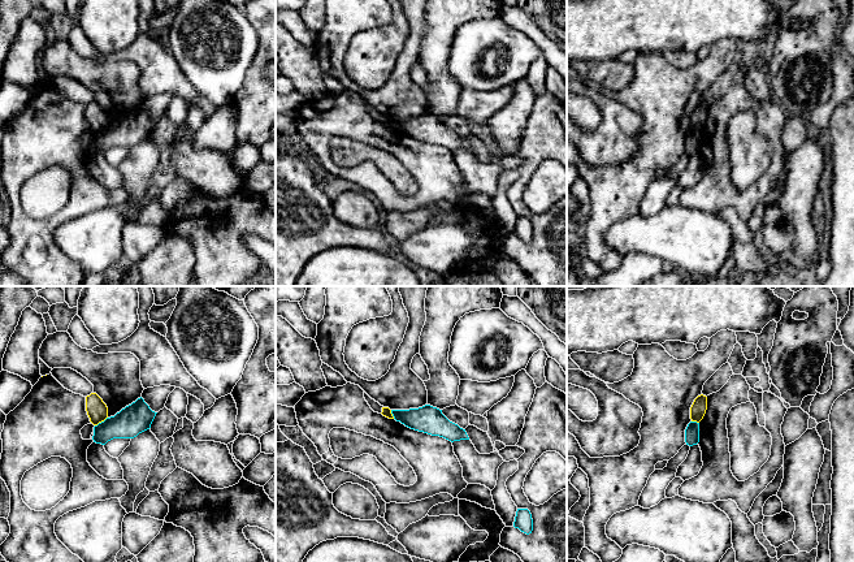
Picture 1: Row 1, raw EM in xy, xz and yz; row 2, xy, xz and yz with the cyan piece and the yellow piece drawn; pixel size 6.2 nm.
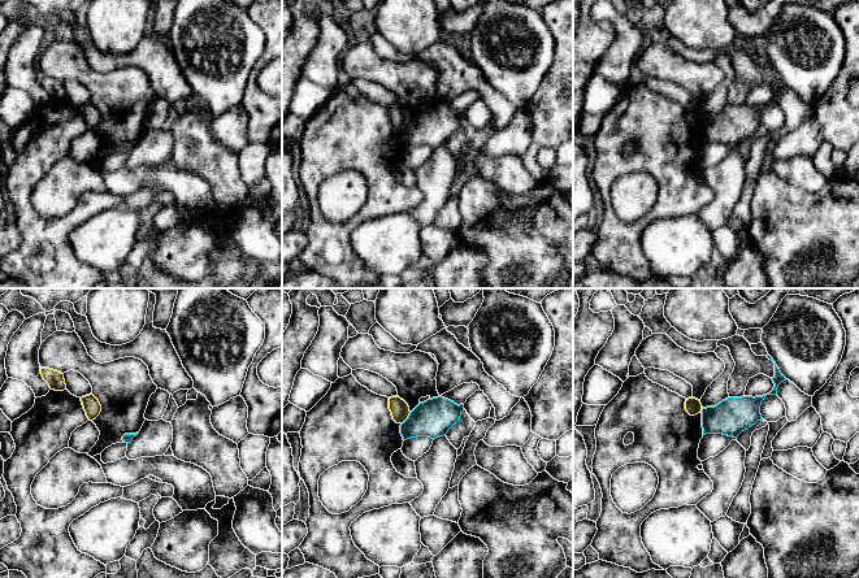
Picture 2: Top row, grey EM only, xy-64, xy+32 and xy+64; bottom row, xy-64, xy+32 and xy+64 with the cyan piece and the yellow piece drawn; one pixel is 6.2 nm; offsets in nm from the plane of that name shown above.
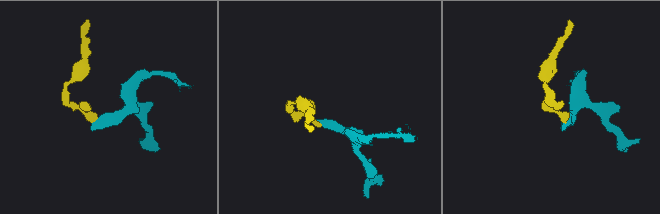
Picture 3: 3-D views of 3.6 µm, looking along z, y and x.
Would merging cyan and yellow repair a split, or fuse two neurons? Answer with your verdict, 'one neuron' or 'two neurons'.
two neurons

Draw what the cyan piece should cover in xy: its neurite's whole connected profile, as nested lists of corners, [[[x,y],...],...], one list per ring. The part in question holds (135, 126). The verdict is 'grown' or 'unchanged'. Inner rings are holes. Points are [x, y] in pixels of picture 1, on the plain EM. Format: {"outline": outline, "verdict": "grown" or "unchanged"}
{"outline": [[[140,105],[114,125],[95,134],[92,148],[96,152],[105,154],[113,147],[134,147],[151,137],[156,122]]], "verdict": "unchanged"}

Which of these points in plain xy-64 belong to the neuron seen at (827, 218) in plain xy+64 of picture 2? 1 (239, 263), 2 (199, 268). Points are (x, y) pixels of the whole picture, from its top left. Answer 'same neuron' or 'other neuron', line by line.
1: same neuron
2: other neuron

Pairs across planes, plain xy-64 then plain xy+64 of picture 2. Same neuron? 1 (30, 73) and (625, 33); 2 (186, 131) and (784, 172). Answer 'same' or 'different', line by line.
1: same
2: same

